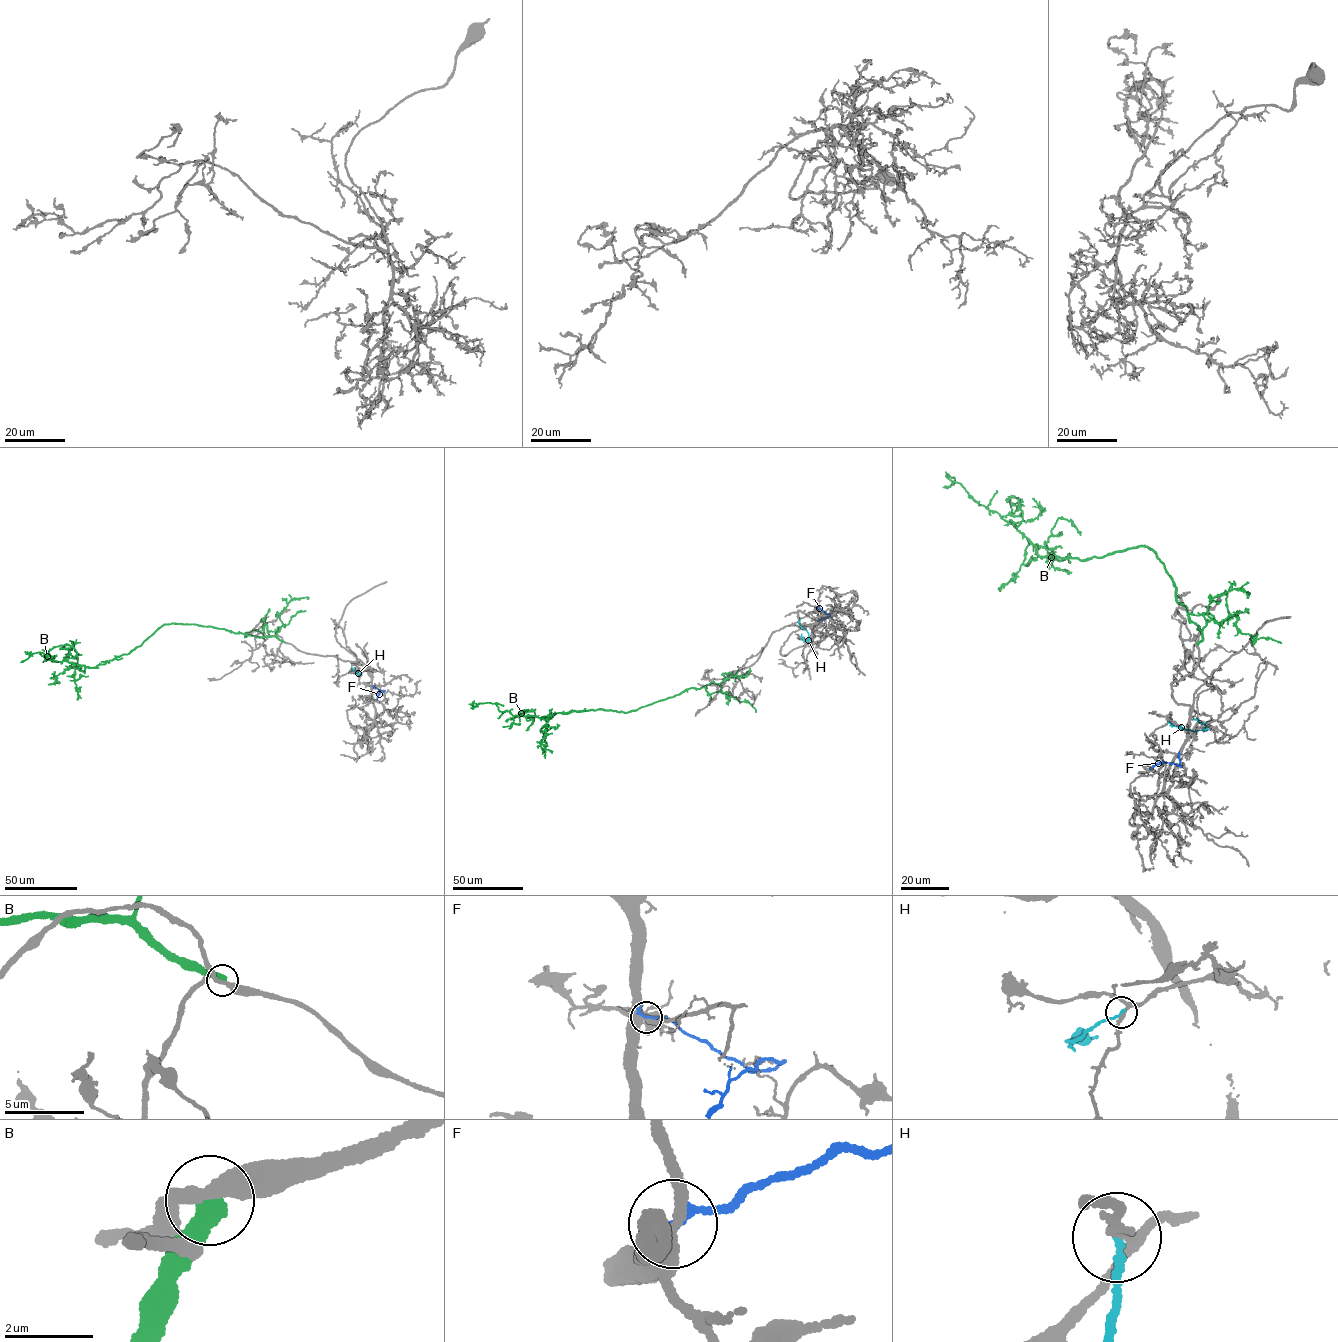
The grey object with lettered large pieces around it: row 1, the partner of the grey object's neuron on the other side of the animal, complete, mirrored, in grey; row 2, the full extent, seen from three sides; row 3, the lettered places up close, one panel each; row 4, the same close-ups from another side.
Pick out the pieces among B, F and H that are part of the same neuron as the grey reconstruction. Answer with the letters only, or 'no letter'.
no letter

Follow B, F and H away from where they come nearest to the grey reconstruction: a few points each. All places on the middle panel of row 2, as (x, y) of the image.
B: (737, 671), (719, 683), (624, 713), (592, 709), (539, 717), (513, 715), (494, 703), (470, 708)
F: (818, 620), (830, 615), (818, 607)
H: (799, 618), (800, 625), (806, 630), (809, 639), (805, 641), (801, 633)

